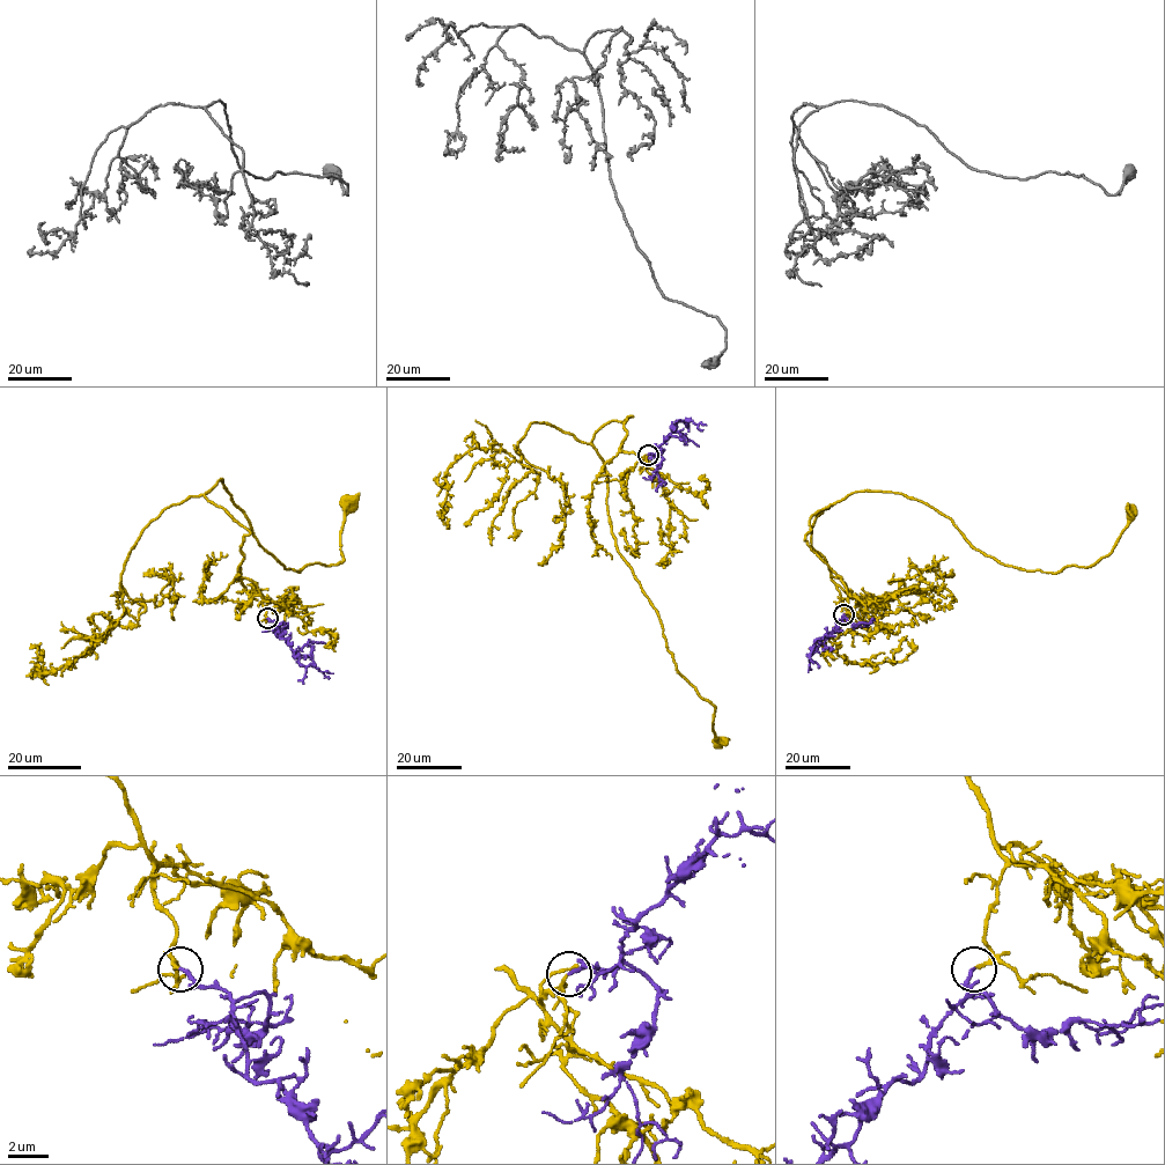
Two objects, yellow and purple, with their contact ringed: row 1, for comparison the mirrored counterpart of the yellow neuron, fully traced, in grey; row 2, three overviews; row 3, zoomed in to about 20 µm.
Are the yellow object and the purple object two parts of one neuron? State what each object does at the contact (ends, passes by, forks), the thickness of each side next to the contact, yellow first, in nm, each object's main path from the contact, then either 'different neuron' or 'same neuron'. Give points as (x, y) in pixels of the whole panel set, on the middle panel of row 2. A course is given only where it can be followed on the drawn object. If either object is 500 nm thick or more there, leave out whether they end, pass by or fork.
yellow ends | purple ends | 160/170 nm | yellow via (647, 455), (621, 450), (633, 415), (603, 424), (591, 441), (616, 548), (677, 670), (714, 708), (717, 742) | purple via (648, 455), (656, 452), (678, 421), (692, 421), (702, 429) | same neuron

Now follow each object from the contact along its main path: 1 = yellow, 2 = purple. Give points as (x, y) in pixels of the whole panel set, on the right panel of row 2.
1: (843, 613), (845, 585), (804, 538), (852, 493), (919, 500), (1000, 562), (1054, 573), (1111, 551), (1130, 510)
2: (843, 613), (835, 631), (810, 656), (818, 668)

